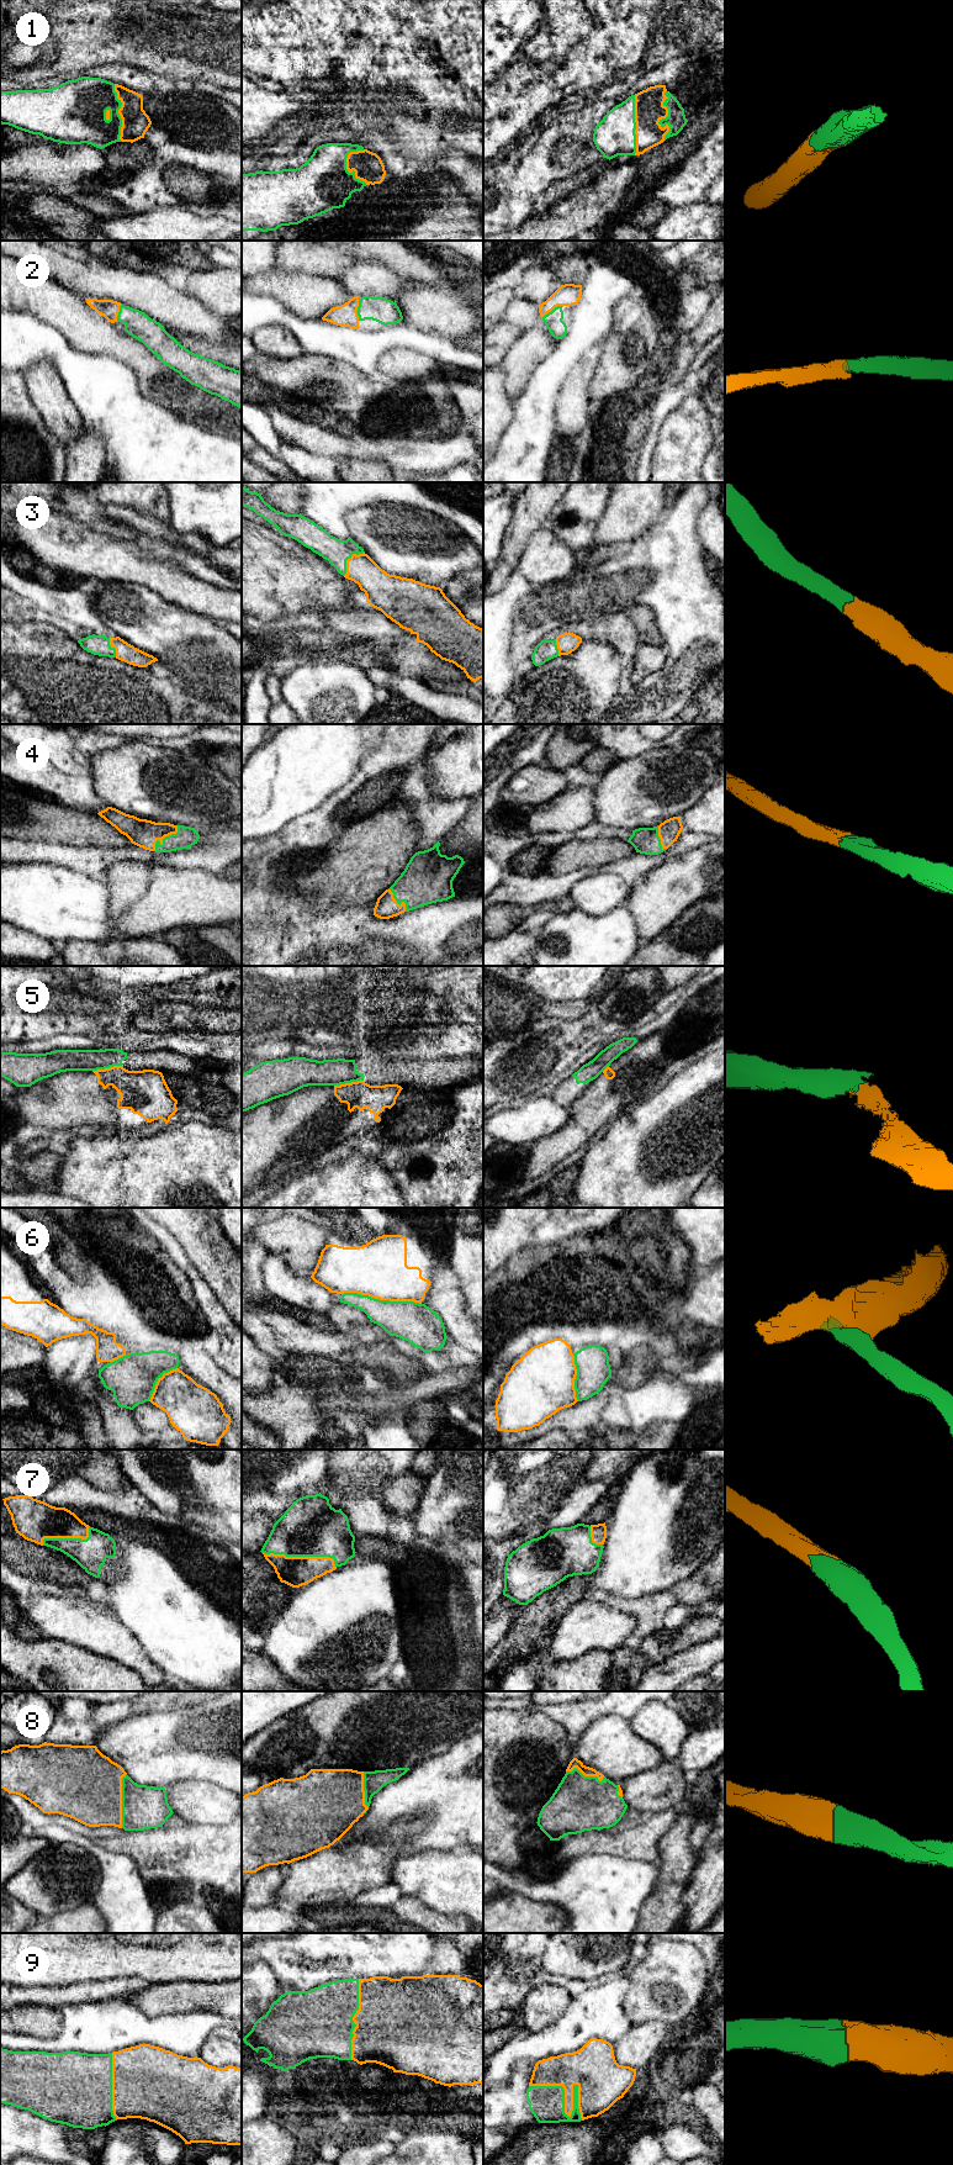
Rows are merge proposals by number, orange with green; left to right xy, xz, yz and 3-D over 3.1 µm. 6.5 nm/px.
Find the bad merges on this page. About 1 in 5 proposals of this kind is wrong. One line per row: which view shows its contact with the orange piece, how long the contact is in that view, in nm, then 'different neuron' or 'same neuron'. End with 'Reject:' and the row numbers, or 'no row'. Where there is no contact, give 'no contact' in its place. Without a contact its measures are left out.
1: contact in yz; length 340 nm; same neuron
2: contact in xz; length 140 nm; same neuron
3: contact in xz; length 220 nm; same neuron
4: contact in xy; length 220 nm; same neuron
5: contact in xy; length 200 nm; different neuron
6: contact in xz; length 500 nm; different neuron
7: contact in xz; length 480 nm; same neuron
8: contact in xy; length 360 nm; same neuron
9: contact in yz; length 420 nm; same neuron
Reject: 5, 6

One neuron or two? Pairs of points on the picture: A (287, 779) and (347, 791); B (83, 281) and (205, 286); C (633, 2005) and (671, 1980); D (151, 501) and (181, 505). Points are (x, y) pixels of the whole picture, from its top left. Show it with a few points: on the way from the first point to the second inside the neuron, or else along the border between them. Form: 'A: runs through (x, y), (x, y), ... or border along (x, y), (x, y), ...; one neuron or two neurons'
A: border along (354, 775), (329, 797); two neurons
B: border along (184, 291), (195, 296), (208, 310); two neurons
C: runs through (642, 2004), (661, 1989); one neuron
D: border along (167, 495), (169, 505), (168, 521); two neurons

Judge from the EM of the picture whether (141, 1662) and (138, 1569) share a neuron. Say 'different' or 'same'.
different

